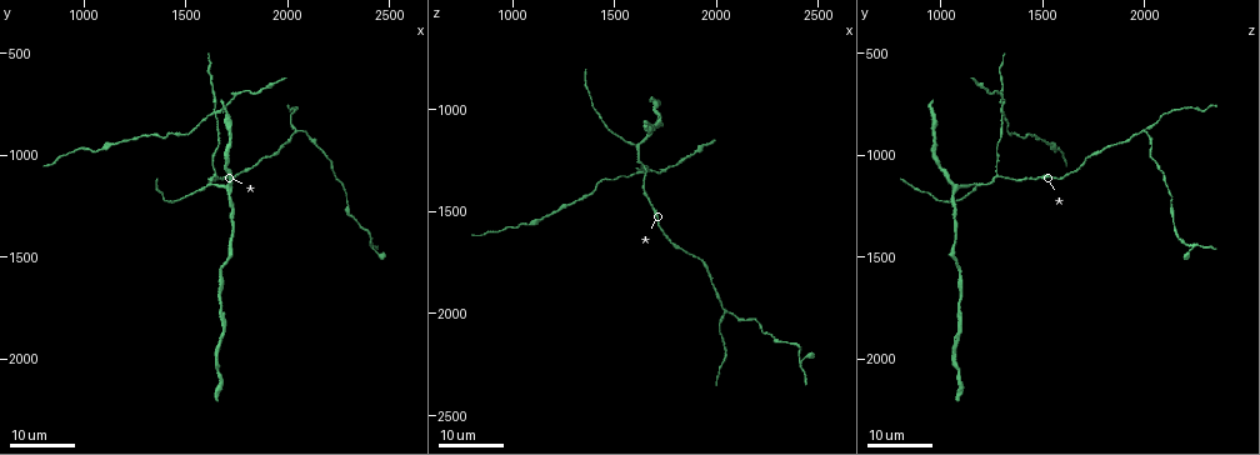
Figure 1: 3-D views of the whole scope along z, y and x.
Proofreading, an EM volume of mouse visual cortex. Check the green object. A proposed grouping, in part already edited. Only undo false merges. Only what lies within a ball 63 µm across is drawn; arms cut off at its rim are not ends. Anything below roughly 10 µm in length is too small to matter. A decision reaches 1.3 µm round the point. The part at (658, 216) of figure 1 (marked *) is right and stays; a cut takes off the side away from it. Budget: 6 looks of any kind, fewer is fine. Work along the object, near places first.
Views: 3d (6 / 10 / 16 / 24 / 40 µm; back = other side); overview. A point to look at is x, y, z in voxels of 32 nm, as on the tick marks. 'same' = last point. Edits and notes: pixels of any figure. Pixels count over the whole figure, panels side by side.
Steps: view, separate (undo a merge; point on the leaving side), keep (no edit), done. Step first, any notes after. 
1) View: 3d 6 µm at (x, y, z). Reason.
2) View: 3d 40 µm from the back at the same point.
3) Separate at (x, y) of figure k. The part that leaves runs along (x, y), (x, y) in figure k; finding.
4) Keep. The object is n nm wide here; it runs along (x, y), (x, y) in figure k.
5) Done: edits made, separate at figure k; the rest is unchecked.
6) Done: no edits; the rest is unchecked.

View: 3d 16 µm at (1640, 1110, 1280).

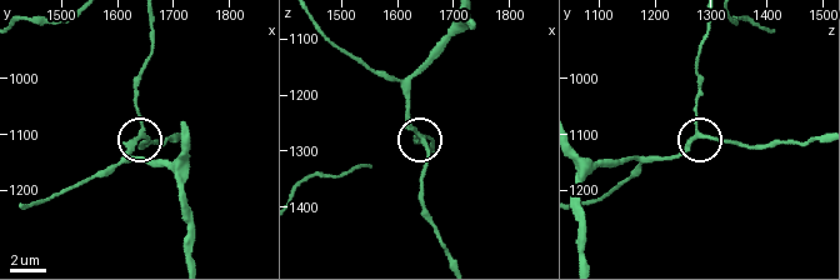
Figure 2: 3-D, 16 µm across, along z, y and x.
View: 3d 6 µm at (1640, 1100, 1275).

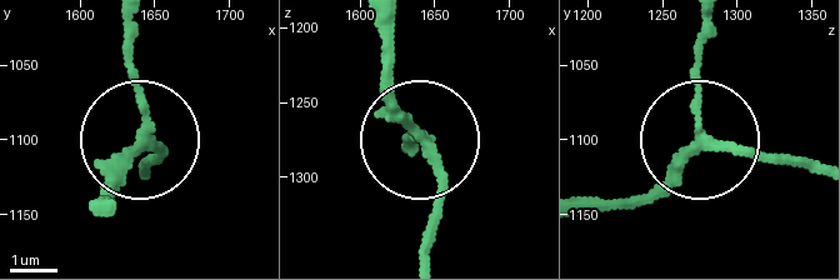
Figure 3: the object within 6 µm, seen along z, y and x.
Keep. The side arm is 44 µm long; it runs along (809, 169), (701, 141), (621, 201) in figure 3; one neuron here.

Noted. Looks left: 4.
View: 3d 24 µm at (1630, 790, 1310). Four-way junction.

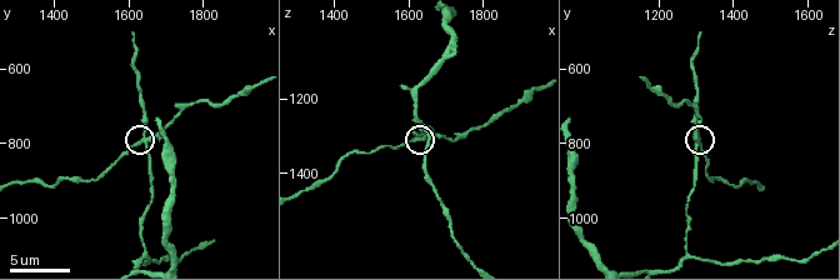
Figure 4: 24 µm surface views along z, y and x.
View: 3d 10 µm at (1630, 790, 1300).

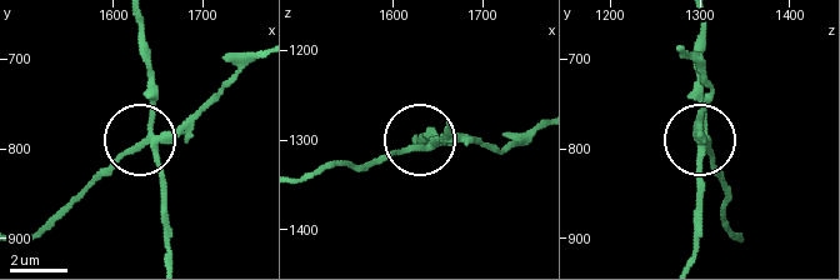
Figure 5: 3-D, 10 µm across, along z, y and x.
Separate at (194, 121) of figure 5. The part that leaves runs along (153, 141), (126, 149), (26, 234) in figure 5; two neurons meet here.

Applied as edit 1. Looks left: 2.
Done: edits made, separate at figure 5; the rest is unchecked.

